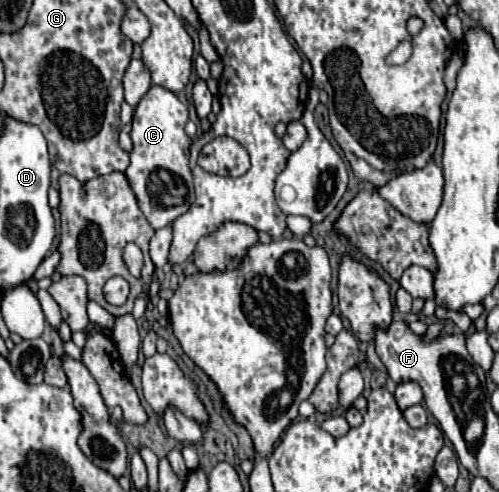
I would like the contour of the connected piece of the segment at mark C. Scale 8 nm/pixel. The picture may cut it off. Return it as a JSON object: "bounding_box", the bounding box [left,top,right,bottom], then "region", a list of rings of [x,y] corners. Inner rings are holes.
{"bounding_box":[125,86,193,228],"region":[[[151,86],[149,92],[141,98],[141,102],[135,108],[133,114],[133,130],[131,130],[131,140],[133,140],[133,150],[131,150],[131,164],[125,172],[141,212],[145,214],[147,222],[153,228],[163,228],[171,224],[177,216],[183,214],[183,206],[165,206],[161,200],[153,200],[149,194],[149,178],[157,170],[167,170],[173,174],[173,178],[183,180],[185,188],[189,190],[189,198],[193,200],[193,176],[189,170],[189,146],[191,138],[185,134],[185,124],[189,120],[187,106],[179,102],[179,98],[163,88],[163,86]]]}

